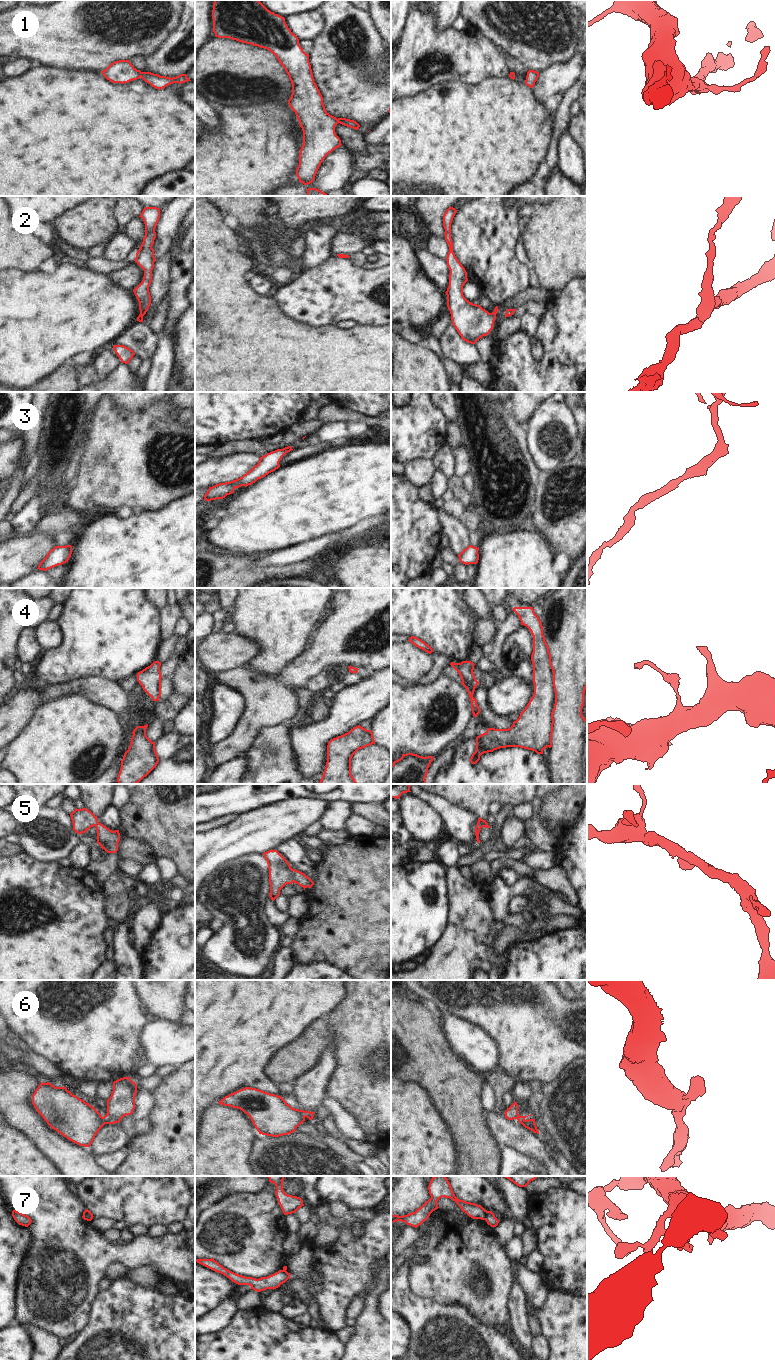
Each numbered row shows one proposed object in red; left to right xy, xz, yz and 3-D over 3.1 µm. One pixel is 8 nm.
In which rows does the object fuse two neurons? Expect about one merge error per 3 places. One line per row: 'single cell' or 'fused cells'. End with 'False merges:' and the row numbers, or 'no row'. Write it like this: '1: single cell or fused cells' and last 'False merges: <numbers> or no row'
1: single cell
2: single cell
3: single cell
4: single cell
5: fused cells
6: fused cells
7: fused cells
False merges: 5, 6, 7

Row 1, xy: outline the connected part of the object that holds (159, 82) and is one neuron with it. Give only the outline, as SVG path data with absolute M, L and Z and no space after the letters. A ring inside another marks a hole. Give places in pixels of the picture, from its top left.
M119 60L111 63L105 70L101 71L103 76L112 83L128 83L140 77L156 89L163 89L173 83L185 83L191 81L186 74L176 77L166 77L151 72L137 70L129 60Z

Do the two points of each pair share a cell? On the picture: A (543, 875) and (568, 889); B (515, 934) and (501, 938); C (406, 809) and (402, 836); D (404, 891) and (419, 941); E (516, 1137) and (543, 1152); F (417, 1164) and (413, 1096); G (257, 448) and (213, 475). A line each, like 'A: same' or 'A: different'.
A: same
B: same
C: different
D: same
E: same
F: same
G: different

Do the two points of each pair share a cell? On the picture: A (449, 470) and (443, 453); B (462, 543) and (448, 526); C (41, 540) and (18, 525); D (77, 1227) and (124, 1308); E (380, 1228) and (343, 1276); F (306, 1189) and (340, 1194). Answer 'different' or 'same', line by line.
A: same
B: same
C: different
D: different
E: same
F: different

